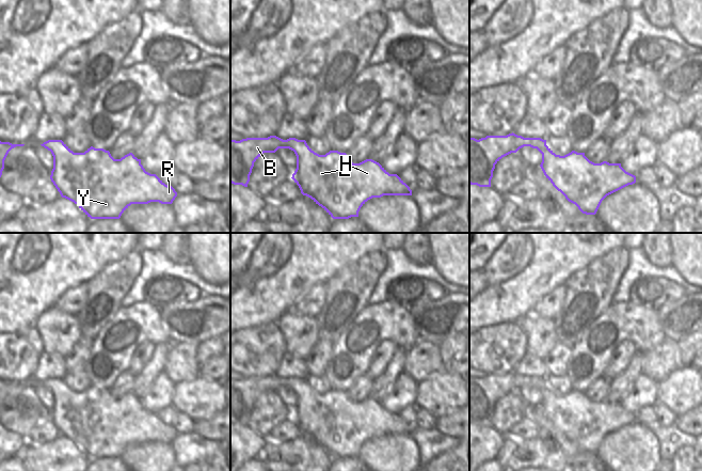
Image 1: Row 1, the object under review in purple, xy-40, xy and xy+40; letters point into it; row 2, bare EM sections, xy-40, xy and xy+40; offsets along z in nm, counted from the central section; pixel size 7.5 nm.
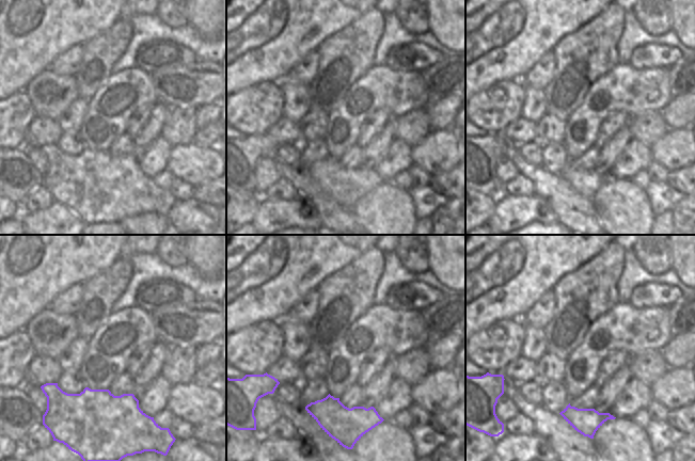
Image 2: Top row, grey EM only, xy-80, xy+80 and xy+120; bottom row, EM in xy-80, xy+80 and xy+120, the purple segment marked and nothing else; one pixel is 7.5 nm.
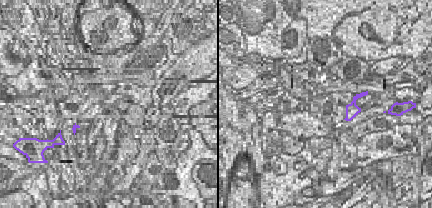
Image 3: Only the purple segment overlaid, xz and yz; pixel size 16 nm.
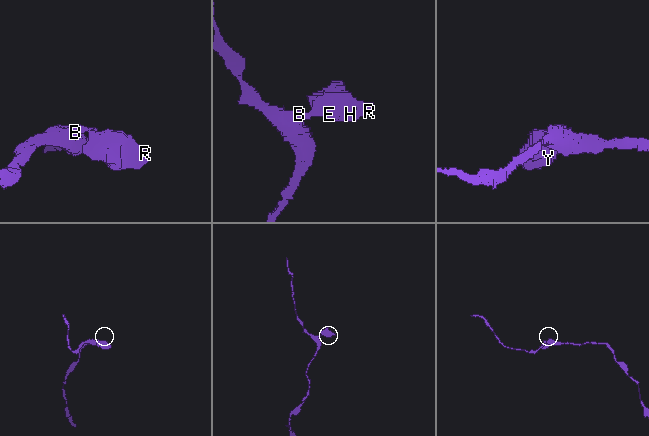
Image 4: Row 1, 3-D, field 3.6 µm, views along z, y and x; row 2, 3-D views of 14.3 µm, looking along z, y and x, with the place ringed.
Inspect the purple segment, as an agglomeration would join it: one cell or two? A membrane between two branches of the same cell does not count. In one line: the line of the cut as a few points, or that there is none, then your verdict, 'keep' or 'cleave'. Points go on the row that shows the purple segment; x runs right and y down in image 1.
no cut | keep

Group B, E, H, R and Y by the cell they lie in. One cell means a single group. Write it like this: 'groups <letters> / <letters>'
groups B E H R Y

